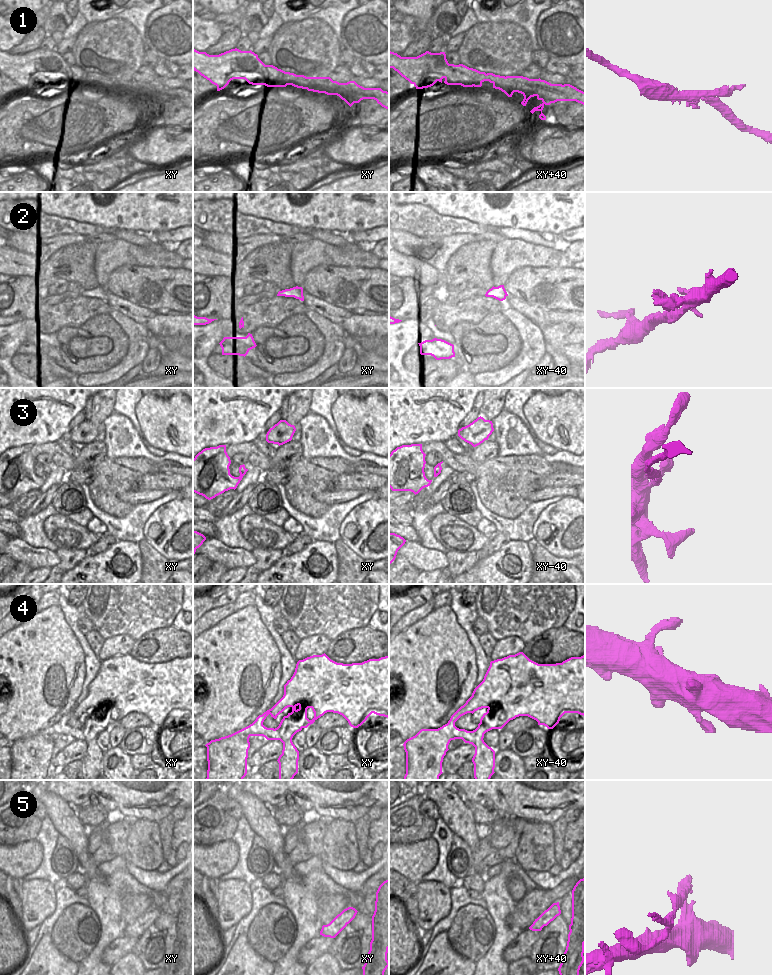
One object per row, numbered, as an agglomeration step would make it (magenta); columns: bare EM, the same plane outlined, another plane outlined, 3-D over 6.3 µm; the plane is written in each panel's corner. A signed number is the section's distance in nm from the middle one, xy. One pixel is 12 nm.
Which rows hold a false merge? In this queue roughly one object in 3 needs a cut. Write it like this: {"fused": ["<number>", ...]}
{"fused": ["1", "3", "5"]}

